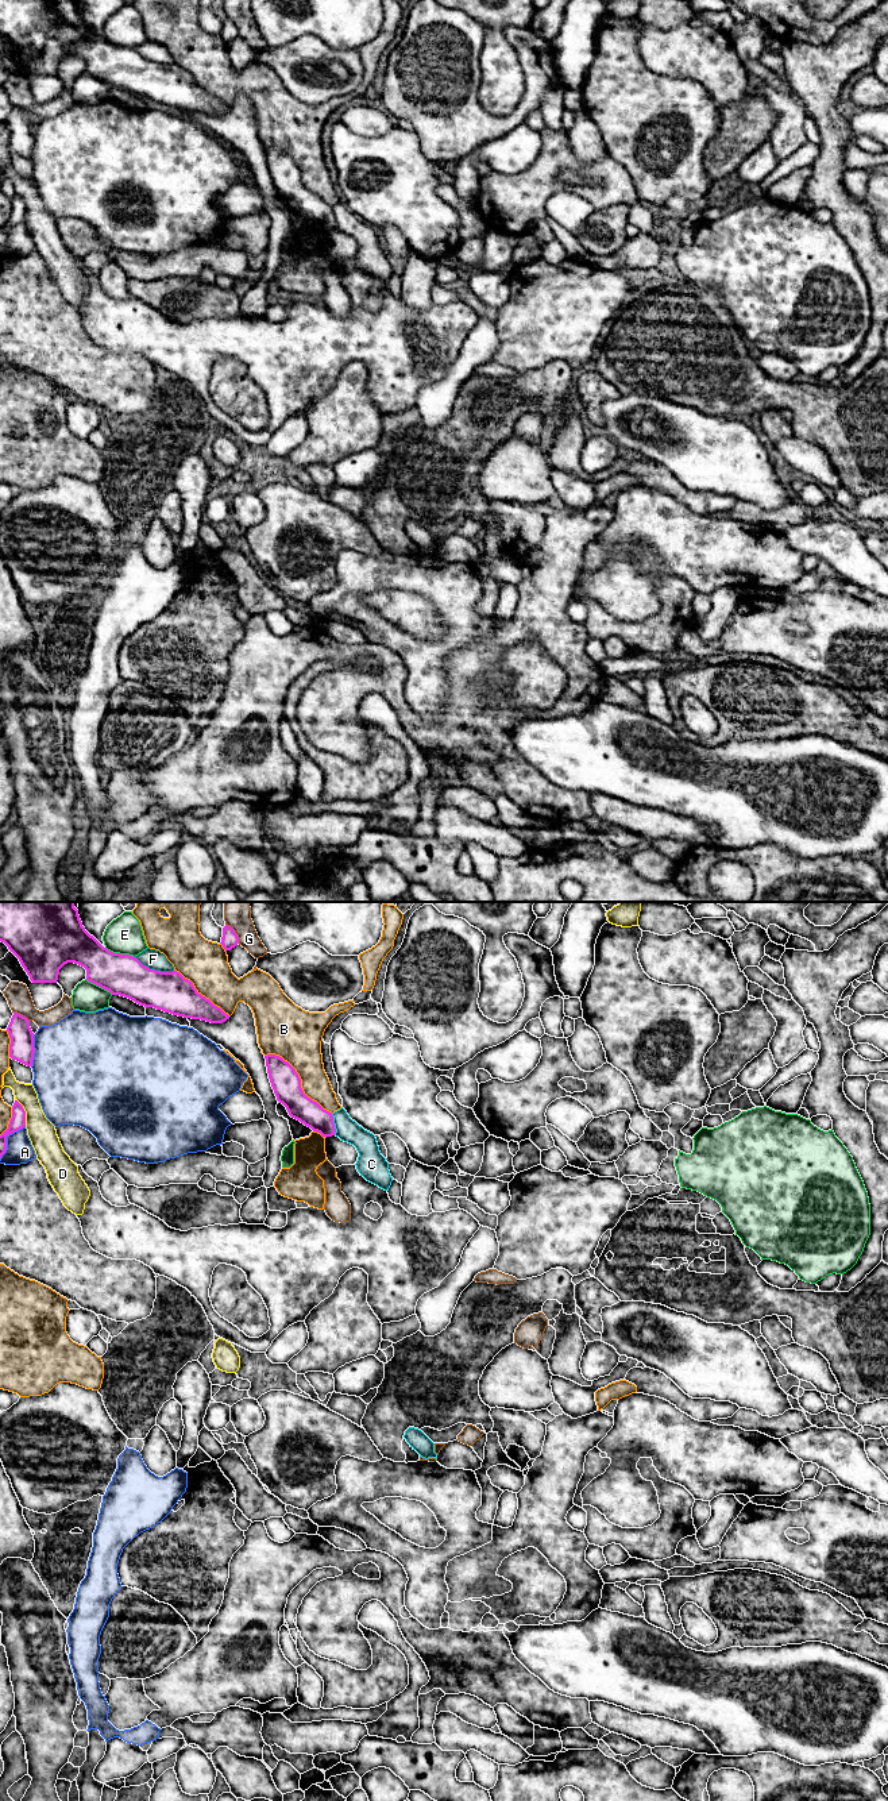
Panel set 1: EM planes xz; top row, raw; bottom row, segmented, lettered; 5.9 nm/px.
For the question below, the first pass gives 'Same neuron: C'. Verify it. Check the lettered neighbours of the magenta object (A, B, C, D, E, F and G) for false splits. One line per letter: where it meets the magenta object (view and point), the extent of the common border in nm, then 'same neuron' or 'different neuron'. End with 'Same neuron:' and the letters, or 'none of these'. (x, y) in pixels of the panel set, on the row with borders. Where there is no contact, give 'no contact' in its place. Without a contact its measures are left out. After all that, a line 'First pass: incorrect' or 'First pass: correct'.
A: meets magenta in xz at (34, 1051); contact 200 nm long; different neuron
B: meets magenta in xz at (300, 1080); contact 550 nm long; different neuron
C: meets magenta in xz at (334, 1125); contact 130 nm long; different neuron
D: meets magenta in xz at (24, 1113); contact 170 nm long; different neuron
E: meets magenta in xz at (119, 953); contact 190 nm long; different neuron
F: meets magenta in xz at (154, 970); contact 240 nm long; different neuron
G: meets magenta in xz at (235, 933); contact 150 nm long; different neuron
Same neuron: none of these
First pass: incorrect

